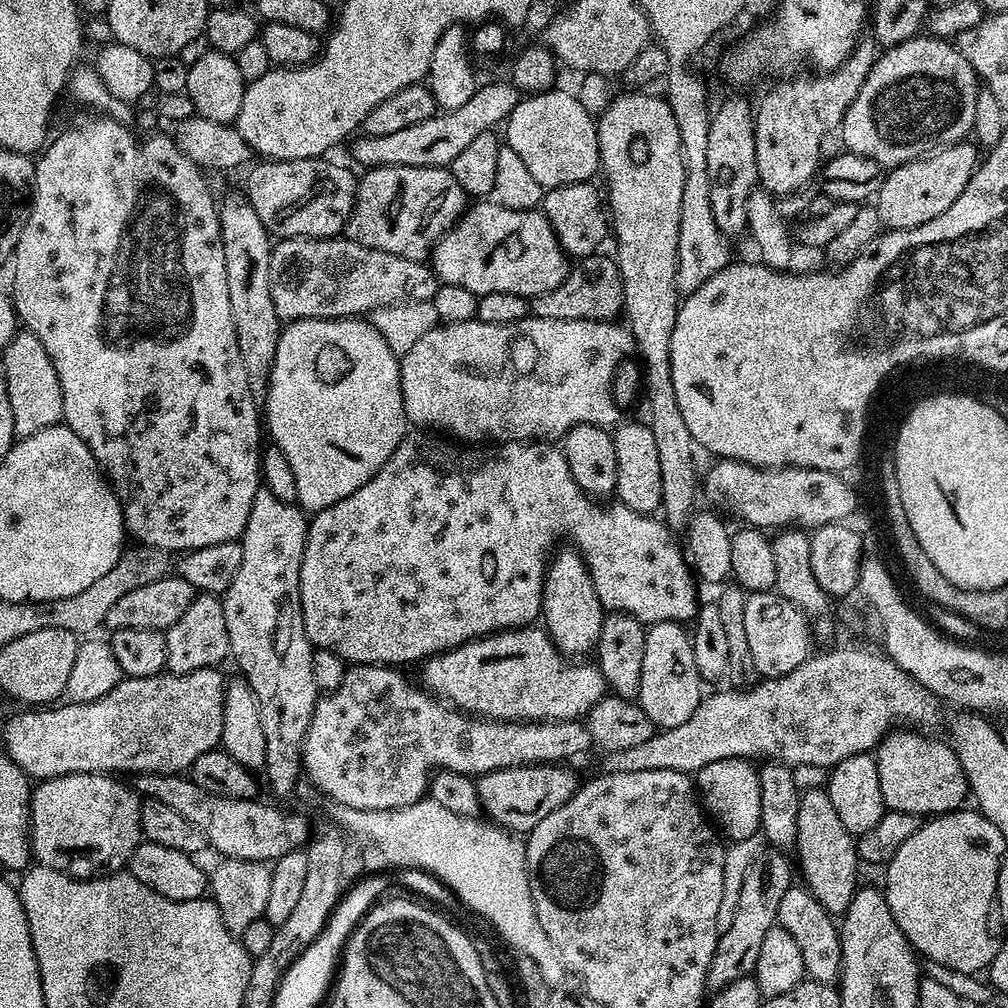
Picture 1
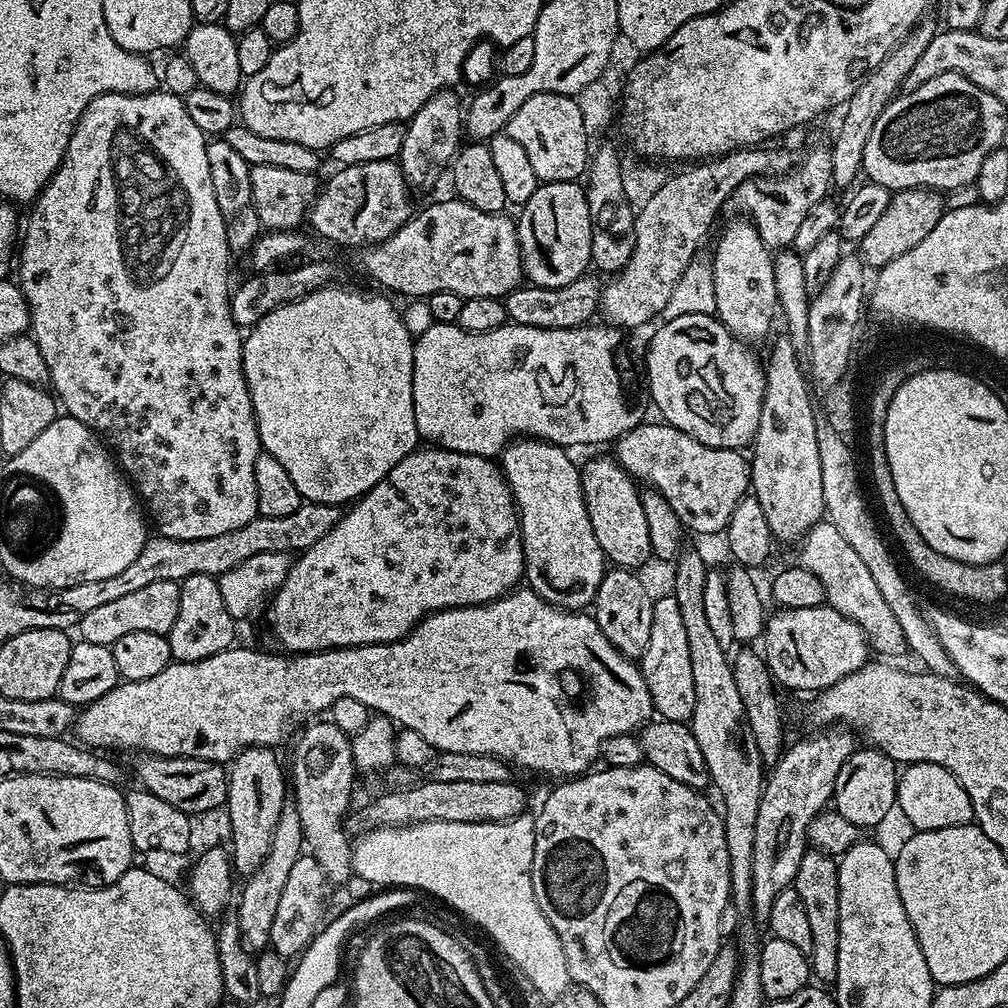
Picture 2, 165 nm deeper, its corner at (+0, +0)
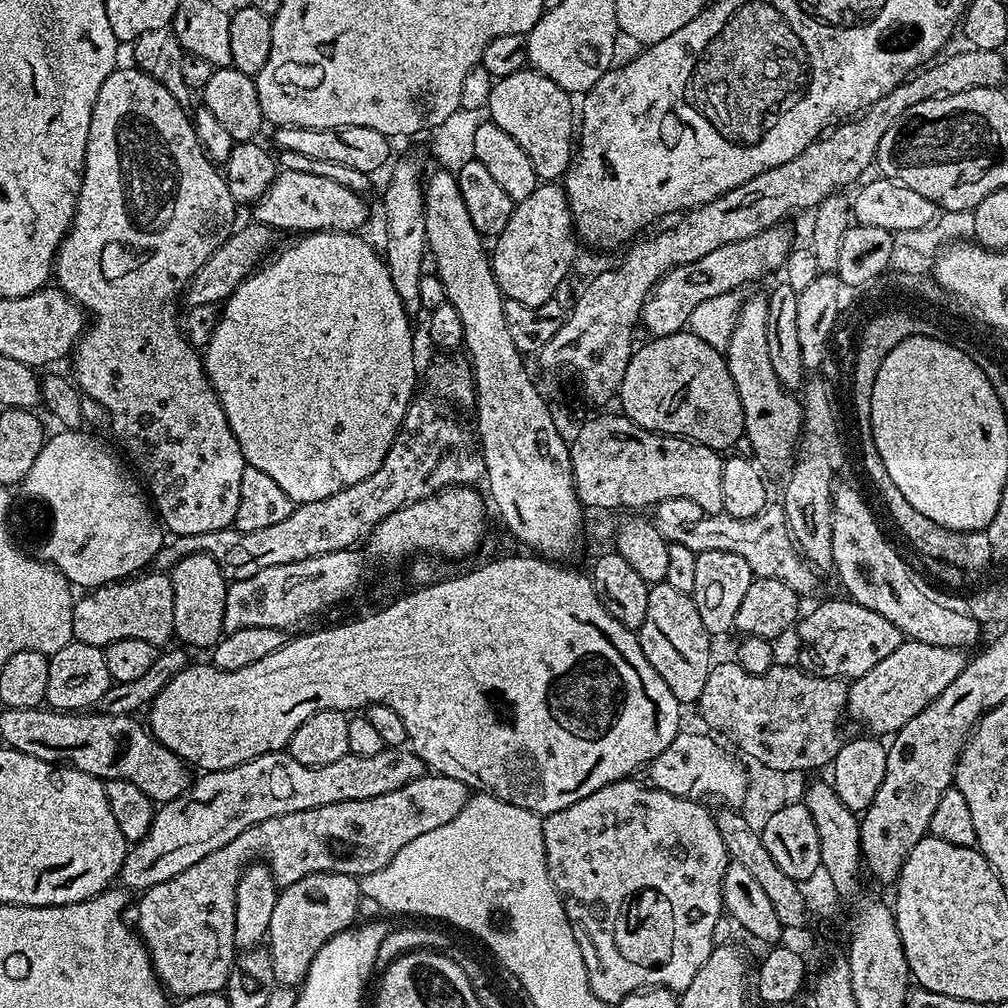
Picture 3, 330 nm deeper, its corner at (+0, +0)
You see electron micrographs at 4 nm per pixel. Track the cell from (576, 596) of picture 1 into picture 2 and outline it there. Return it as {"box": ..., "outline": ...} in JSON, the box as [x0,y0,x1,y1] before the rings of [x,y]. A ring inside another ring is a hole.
{"box":[502,438,606,610],"outline":[[[517,438],[502,453],[502,471],[508,485],[512,487],[516,512],[520,516],[527,587],[556,608],[584,610],[596,599],[596,591],[606,571],[606,557],[602,546],[598,546],[598,538],[594,538],[590,514],[586,514],[586,502],[580,485],[580,468],[567,454],[569,453],[563,447],[544,440]]]}

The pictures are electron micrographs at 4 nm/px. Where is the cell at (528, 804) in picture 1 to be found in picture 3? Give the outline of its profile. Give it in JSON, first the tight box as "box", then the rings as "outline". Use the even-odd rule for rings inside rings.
{"box":[134,774,470,998],"outline":[[[425,774],[414,782],[406,782],[406,786],[398,790],[390,790],[390,794],[378,794],[378,798],[318,806],[294,814],[282,814],[278,818],[266,818],[261,824],[255,824],[250,830],[238,834],[238,838],[226,842],[222,850],[214,850],[214,854],[206,854],[202,862],[194,862],[190,870],[182,870],[182,874],[147,889],[141,895],[144,897],[136,908],[134,928],[148,947],[148,956],[152,959],[157,978],[176,998],[220,992],[227,985],[238,956],[234,942],[236,887],[249,862],[259,858],[267,864],[280,886],[298,882],[298,878],[308,876],[309,872],[333,872],[357,878],[374,874],[382,870],[382,866],[386,866],[386,862],[390,862],[390,858],[406,846],[406,842],[414,842],[414,838],[430,834],[430,830],[438,830],[438,826],[446,826],[446,822],[454,822],[454,818],[458,818],[458,814],[462,814],[468,805],[469,799],[470,790],[458,782],[458,778]]]}

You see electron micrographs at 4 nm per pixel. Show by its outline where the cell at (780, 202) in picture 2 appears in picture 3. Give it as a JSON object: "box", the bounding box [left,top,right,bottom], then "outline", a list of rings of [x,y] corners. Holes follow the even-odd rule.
{"box":[640,226,794,338],"outline":[[[777,226],[768,228],[765,232],[758,233],[757,236],[751,236],[733,244],[718,246],[718,250],[710,250],[710,254],[706,254],[706,258],[698,258],[694,262],[684,263],[682,266],[671,268],[652,287],[650,294],[647,296],[646,302],[643,304],[643,310],[640,311],[641,325],[654,338],[669,336],[672,333],[681,331],[685,327],[690,314],[693,313],[694,308],[699,303],[706,302],[709,298],[718,297],[719,294],[737,291],[744,284],[758,280],[774,271],[776,273],[781,271],[793,247],[794,241],[792,241],[791,234],[784,229],[784,226]]]}

